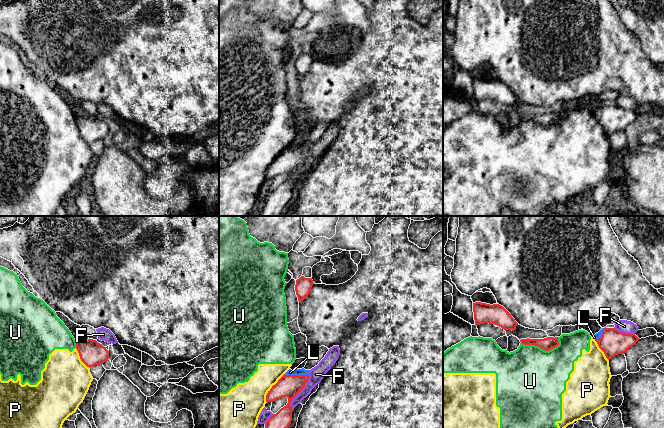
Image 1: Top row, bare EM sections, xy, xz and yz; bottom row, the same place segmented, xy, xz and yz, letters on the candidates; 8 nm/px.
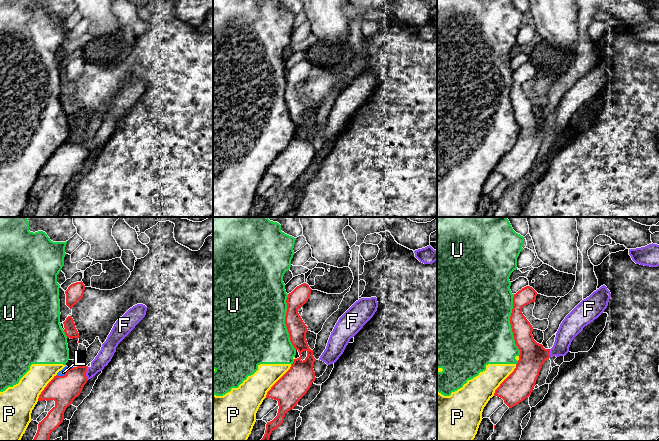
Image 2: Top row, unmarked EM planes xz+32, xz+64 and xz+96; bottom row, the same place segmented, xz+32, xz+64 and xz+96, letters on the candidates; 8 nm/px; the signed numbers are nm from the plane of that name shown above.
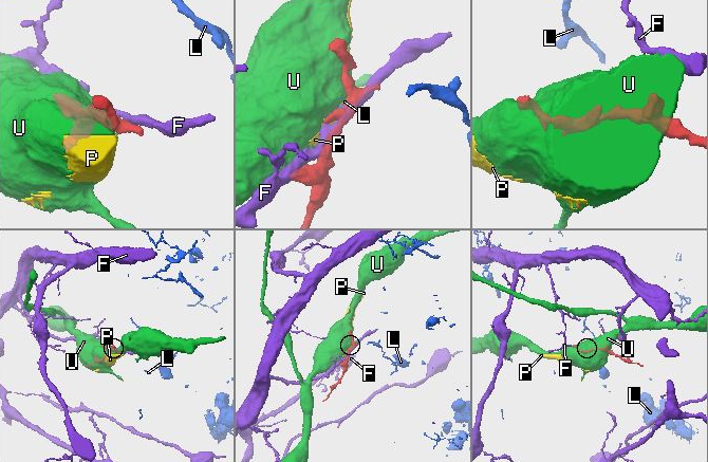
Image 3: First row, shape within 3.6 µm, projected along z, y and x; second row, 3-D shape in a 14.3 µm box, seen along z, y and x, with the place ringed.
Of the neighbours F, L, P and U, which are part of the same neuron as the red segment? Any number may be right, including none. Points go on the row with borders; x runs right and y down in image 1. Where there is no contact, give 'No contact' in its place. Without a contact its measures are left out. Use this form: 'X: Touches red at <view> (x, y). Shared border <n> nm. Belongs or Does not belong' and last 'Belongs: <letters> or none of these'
F: Touches red at xz (299, 391). Shared border 300 nm. Does not belong
L: Touches red at xz (295, 375). Shared border 200 nm. Belongs
P: Touches red at xz (271, 388). Shared border 280 nm. Does not belong
U: Touches red at yz (540, 347). Shared border 320 nm. Does not belong
Belongs: L

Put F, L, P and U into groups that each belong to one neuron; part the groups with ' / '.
F / L / P U

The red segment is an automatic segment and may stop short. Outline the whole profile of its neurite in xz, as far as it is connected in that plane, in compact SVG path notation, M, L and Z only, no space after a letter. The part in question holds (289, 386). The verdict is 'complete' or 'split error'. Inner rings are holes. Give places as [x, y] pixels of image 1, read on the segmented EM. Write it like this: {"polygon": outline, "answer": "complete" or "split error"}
{"polygon": "M289 369L279 380L272 386L266 395L266 402L273 402L282 397L288 398L286 406L281 408L276 414L271 416L265 424L265 428L288 428L292 421L293 407L291 401L305 387L309 380L309 371L302 369Z", "answer": "split error"}

